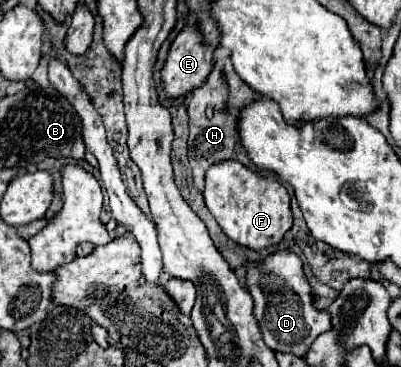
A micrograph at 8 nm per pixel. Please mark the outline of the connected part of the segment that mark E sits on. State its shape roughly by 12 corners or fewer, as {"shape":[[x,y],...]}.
{"shape":[[195,26],[171,42],[161,70],[167,98],[199,88],[213,68],[213,48]]}

